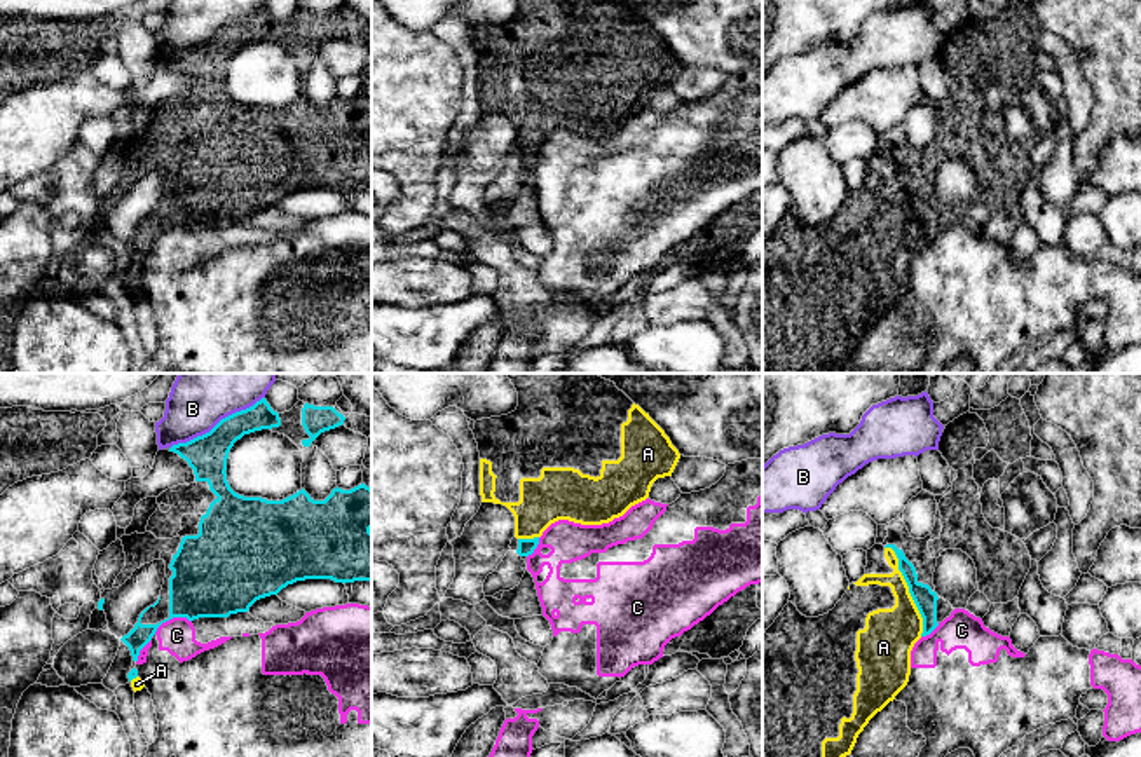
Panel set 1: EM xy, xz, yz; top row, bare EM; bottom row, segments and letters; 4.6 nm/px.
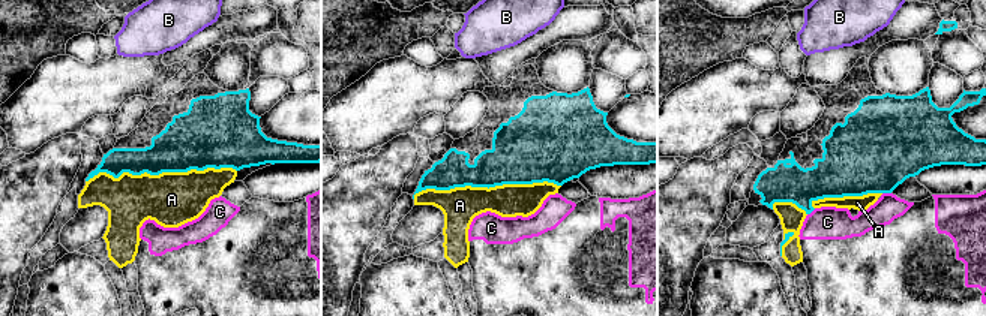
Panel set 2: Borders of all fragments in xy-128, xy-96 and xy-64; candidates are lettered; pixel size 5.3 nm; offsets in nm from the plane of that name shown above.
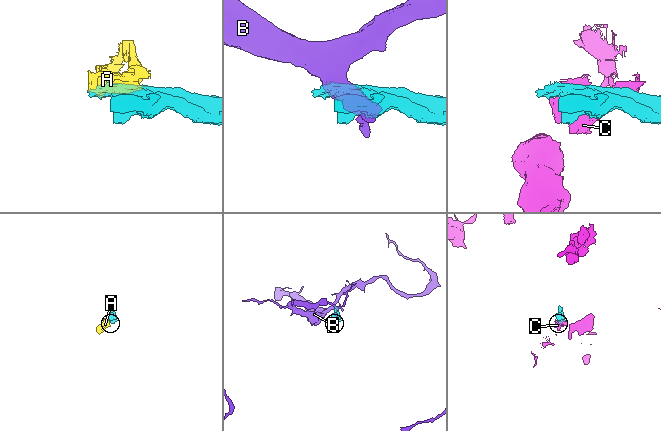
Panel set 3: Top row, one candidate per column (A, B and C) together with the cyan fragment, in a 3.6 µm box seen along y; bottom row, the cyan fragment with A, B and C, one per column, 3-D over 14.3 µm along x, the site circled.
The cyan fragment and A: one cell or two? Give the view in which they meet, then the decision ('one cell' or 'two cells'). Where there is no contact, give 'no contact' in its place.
contact in yz; one cell

